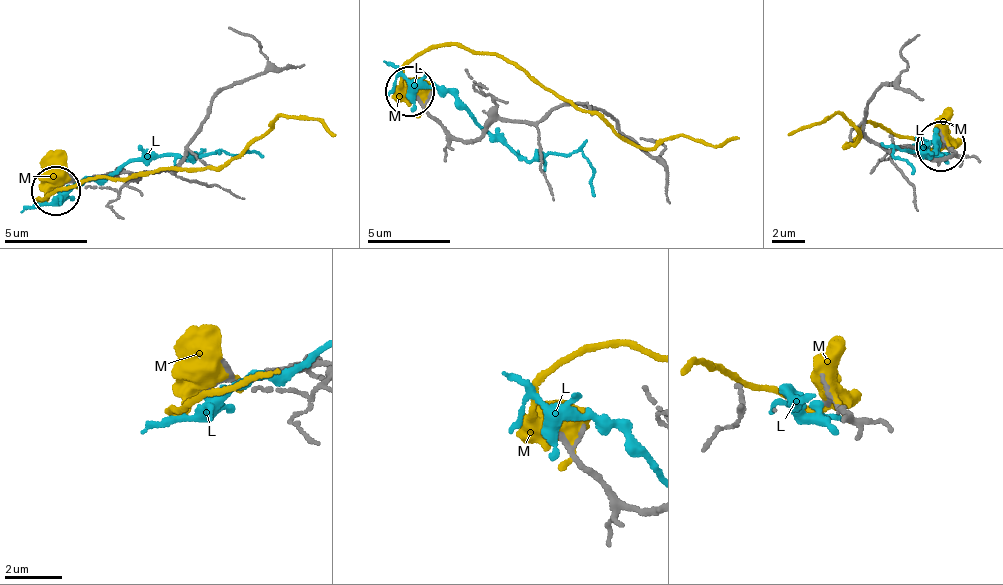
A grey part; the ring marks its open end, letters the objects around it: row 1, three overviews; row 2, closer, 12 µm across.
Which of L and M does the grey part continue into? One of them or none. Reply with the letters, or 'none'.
none

